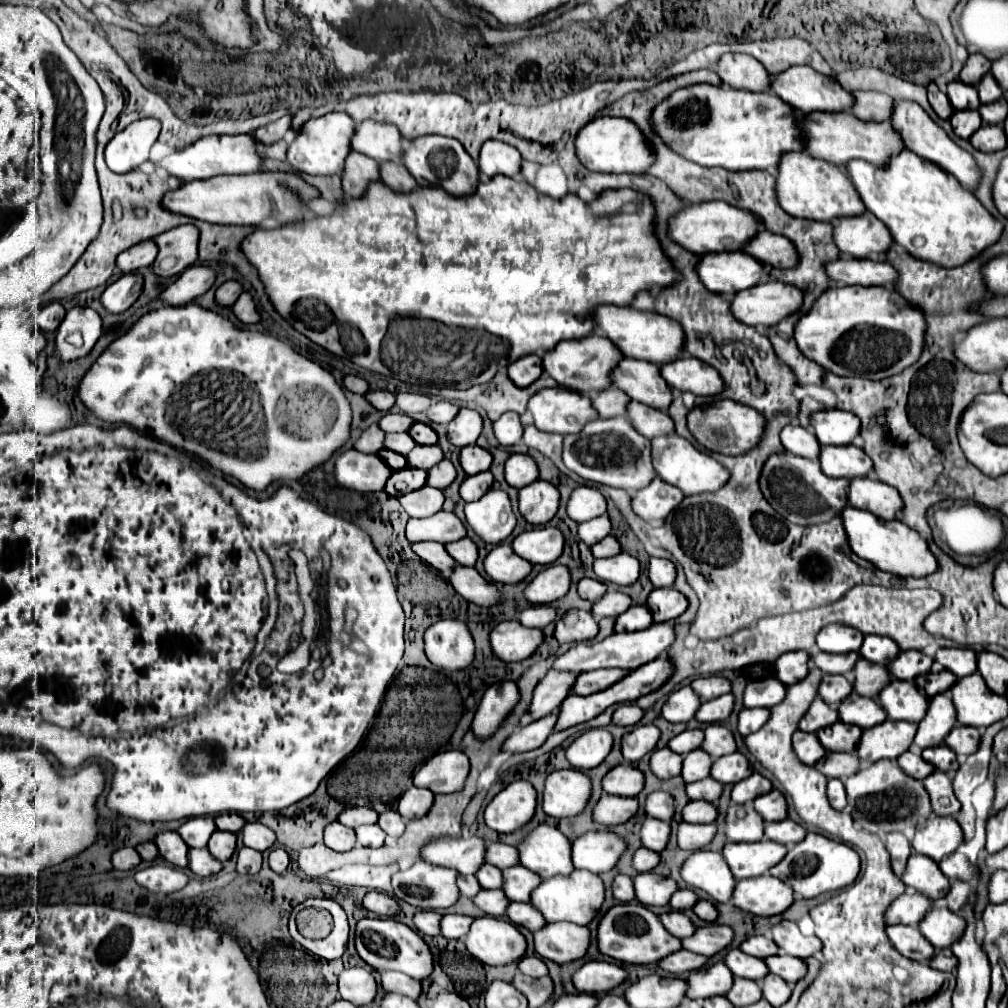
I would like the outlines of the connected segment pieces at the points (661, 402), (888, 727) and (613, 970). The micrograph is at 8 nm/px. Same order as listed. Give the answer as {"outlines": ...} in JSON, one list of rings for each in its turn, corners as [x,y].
{"outlines":[[[[620,359],[610,373],[612,387],[624,391],[630,399],[650,405],[654,409],[668,409],[672,403],[672,391],[664,385],[658,365],[638,359]]],[[[890,721],[864,729],[858,745],[856,755],[862,763],[870,765],[880,759],[896,759],[912,744],[912,733],[916,733],[916,723],[908,721]]],[[[588,961],[572,973],[572,985],[582,993],[602,993],[620,985],[626,979],[626,971],[608,961]]]]}

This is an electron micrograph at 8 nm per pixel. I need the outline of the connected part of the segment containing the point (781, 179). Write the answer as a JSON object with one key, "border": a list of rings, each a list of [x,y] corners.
{"border":[[[804,151],[782,155],[776,177],[776,199],[788,215],[816,219],[816,221],[834,221],[836,217],[856,215],[866,211],[848,175],[840,167],[828,161],[808,157],[808,153]]]}

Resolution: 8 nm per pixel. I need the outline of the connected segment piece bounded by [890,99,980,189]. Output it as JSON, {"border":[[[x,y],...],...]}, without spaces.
{"border":[[[894,101],[894,107],[892,107],[892,115],[890,115],[890,123],[894,127],[896,133],[900,133],[906,149],[914,151],[916,155],[924,157],[926,161],[932,161],[936,163],[938,167],[942,167],[944,171],[948,171],[950,175],[954,175],[962,185],[966,185],[968,189],[972,189],[972,185],[980,179],[980,169],[976,169],[976,161],[974,157],[964,151],[962,147],[958,147],[948,135],[946,131],[936,125],[930,115],[916,103],[916,101]]]}

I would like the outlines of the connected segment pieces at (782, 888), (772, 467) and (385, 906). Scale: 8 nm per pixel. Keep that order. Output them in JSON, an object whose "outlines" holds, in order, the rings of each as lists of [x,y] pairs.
{"outlines":[[[[768,873],[738,881],[732,895],[734,907],[760,917],[780,915],[792,905],[792,901],[792,889],[788,889],[788,885]]],[[[772,453],[760,473],[760,491],[764,499],[788,521],[798,525],[814,525],[830,521],[840,515],[840,509],[848,503],[848,481],[826,477],[820,471],[818,461],[798,457],[792,453]]],[[[370,891],[364,897],[364,907],[380,917],[392,917],[400,911],[400,905],[394,897],[386,895],[386,893],[378,893],[378,891]]]]}

